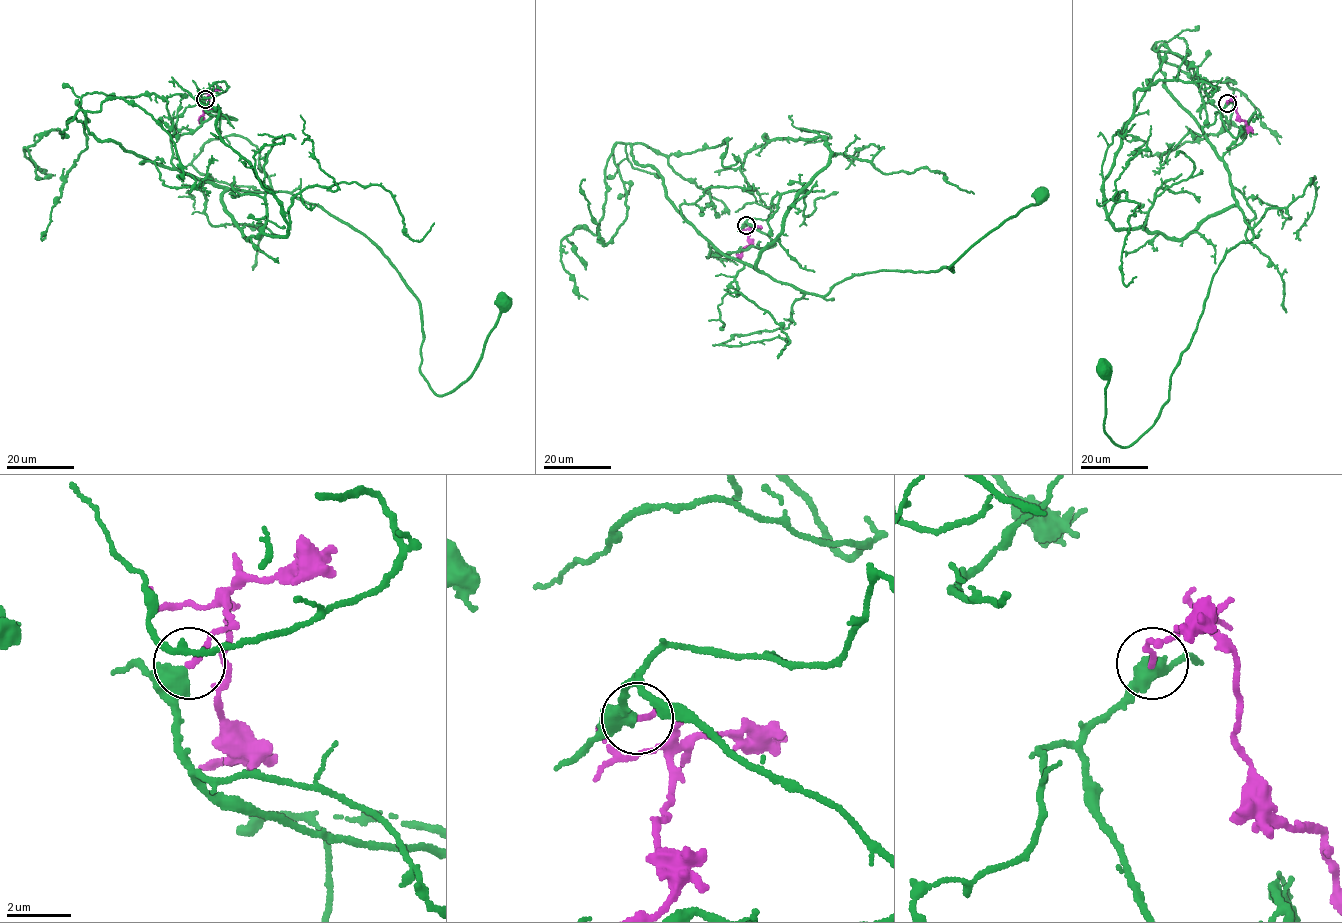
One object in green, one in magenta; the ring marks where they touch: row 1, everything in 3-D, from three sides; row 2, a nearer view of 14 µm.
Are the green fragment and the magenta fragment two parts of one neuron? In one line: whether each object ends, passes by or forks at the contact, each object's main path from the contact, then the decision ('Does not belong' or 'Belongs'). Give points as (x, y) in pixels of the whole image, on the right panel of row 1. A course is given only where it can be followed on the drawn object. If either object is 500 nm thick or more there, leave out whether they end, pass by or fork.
At the ring green passes by. At the ring magenta ends. Course of green: (1227, 103), (1253, 236), (1124, 447), (1101, 369). Course of magenta: (1227, 103), (1228, 100), (1236, 102), (1236, 113), (1246, 122), (1248, 133). Does not belong

